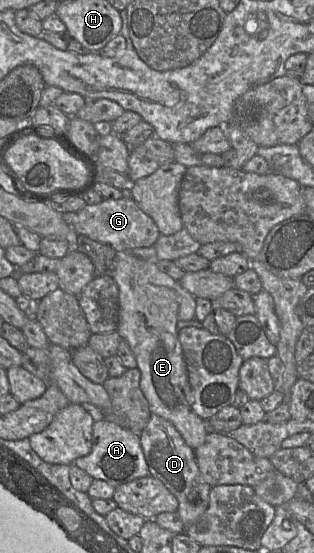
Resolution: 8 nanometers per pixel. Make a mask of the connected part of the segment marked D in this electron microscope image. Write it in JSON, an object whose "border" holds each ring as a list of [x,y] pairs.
{"border":[[[153,414],[146,427],[140,433],[140,443],[147,461],[149,468],[149,475],[160,480],[166,488],[177,498],[178,500],[178,514],[184,524],[184,532],[187,527],[197,521],[203,513],[207,510],[209,504],[209,493],[211,486],[205,483],[200,474],[194,450],[189,447],[175,426],[168,420]]]}

